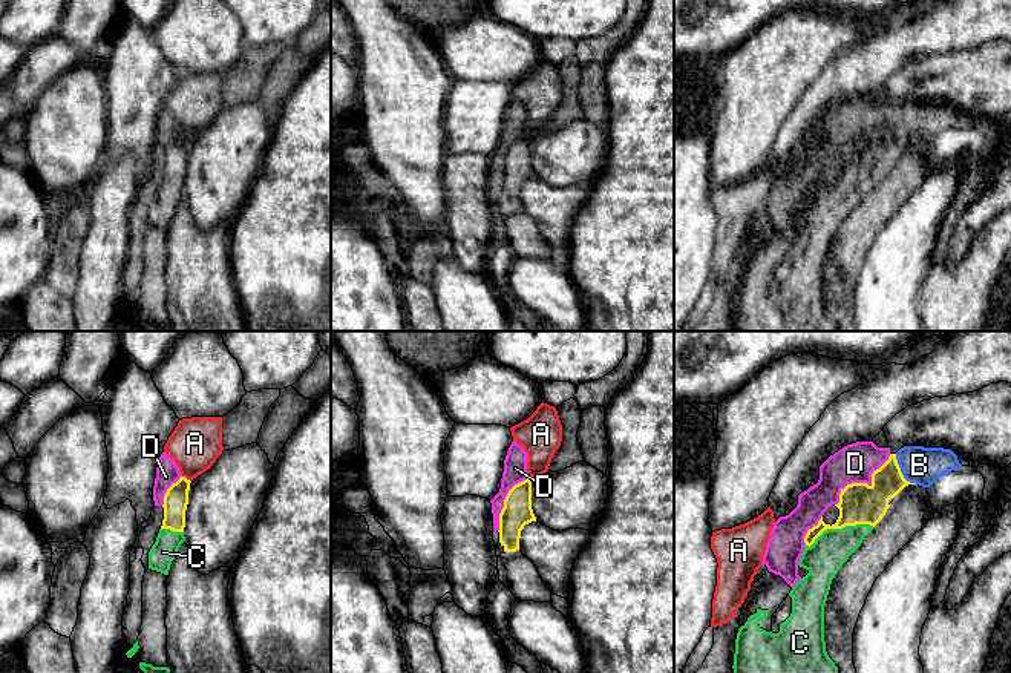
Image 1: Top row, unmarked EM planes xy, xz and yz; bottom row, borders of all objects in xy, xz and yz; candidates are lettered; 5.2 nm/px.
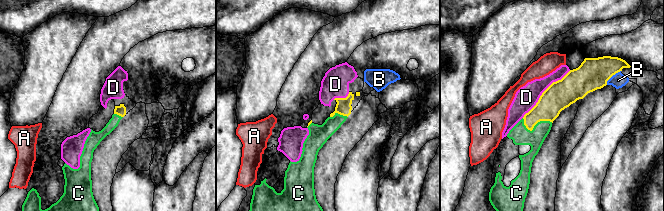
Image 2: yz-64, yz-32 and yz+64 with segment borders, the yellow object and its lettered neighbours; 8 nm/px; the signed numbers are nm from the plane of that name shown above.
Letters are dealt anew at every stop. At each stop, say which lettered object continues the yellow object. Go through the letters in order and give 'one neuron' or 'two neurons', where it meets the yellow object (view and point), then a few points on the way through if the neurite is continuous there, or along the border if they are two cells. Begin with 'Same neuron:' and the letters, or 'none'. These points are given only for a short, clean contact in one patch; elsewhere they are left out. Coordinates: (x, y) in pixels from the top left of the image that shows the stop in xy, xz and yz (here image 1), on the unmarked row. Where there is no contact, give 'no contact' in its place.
Same neuron: C
A: two neurons | xy (186, 135)
B: two neurons | yz (901, 129) | along yz (895, 111), (901, 131), (916, 140)
C: one neuron | yz (838, 184) | across yz (860, 160), (838, 184), (838, 195), (823, 216)
D: two neurons | yz (863, 140)

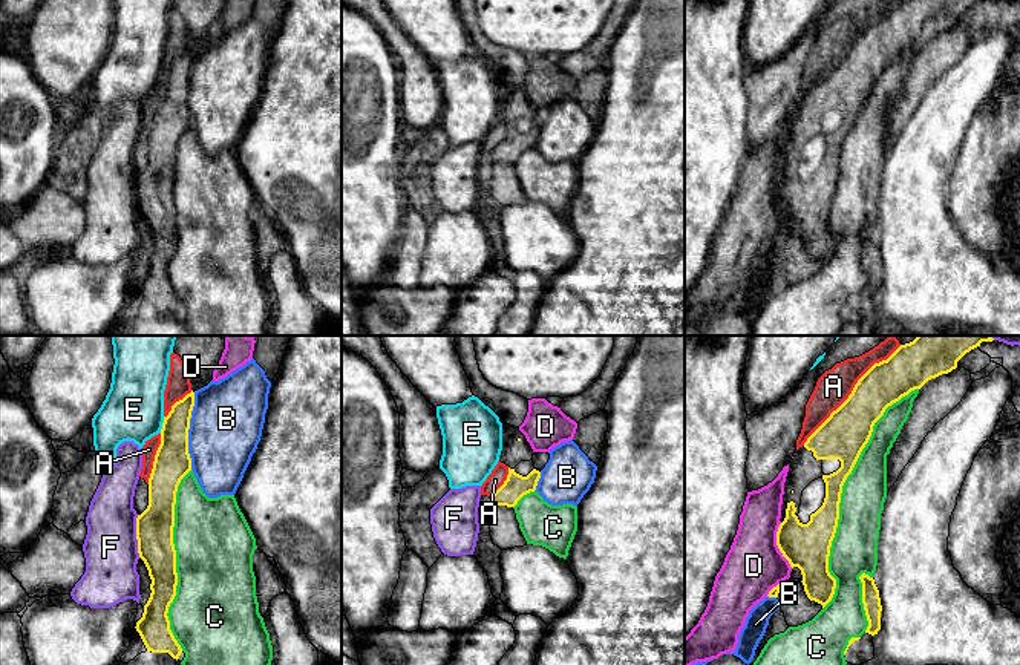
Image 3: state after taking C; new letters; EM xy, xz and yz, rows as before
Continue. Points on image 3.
Same neuron: none
A: two neurons | yz (852, 48)
B: two neurons | xy (187, 88)
C: two neurons | yz (841, 149)
D: two neurons | yz (777, 201)
E: two neurons | xy (163, 81)
F: two neurons | xy (137, 193)

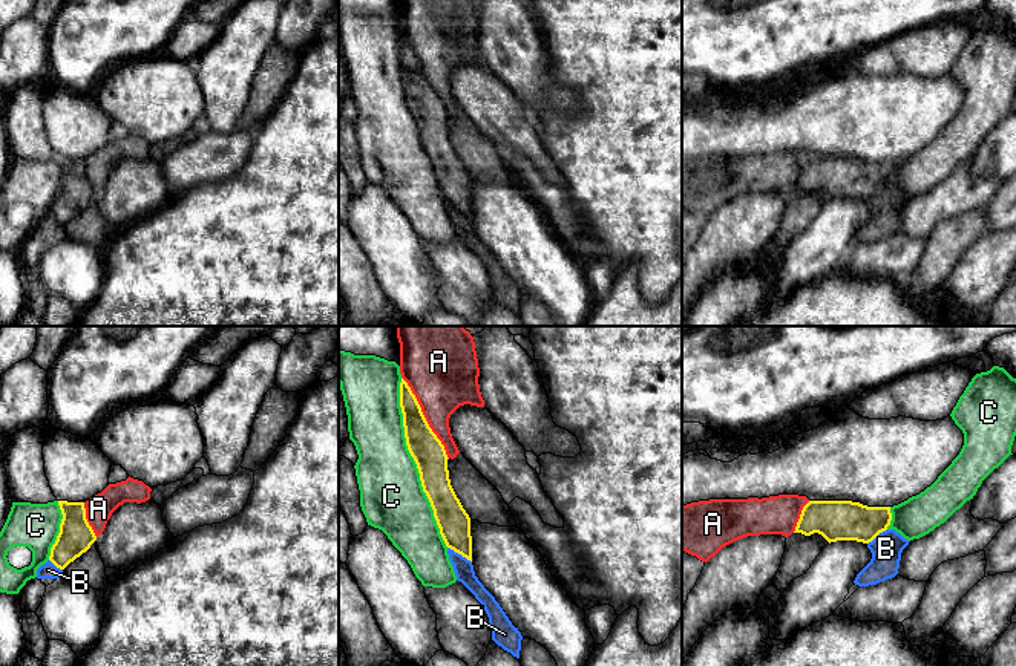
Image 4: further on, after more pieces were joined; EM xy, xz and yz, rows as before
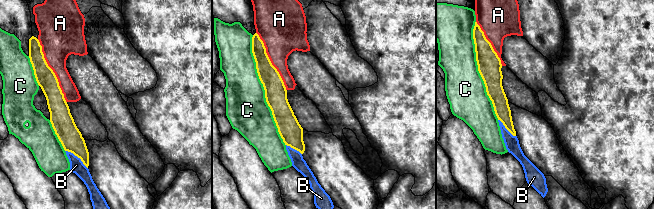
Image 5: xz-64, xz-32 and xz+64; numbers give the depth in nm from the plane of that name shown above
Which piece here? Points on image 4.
Same neuron: none
A: two neurons | xz (425, 75)
B: two neurons | xz (460, 210)
C: two neurons | xz (416, 120)

